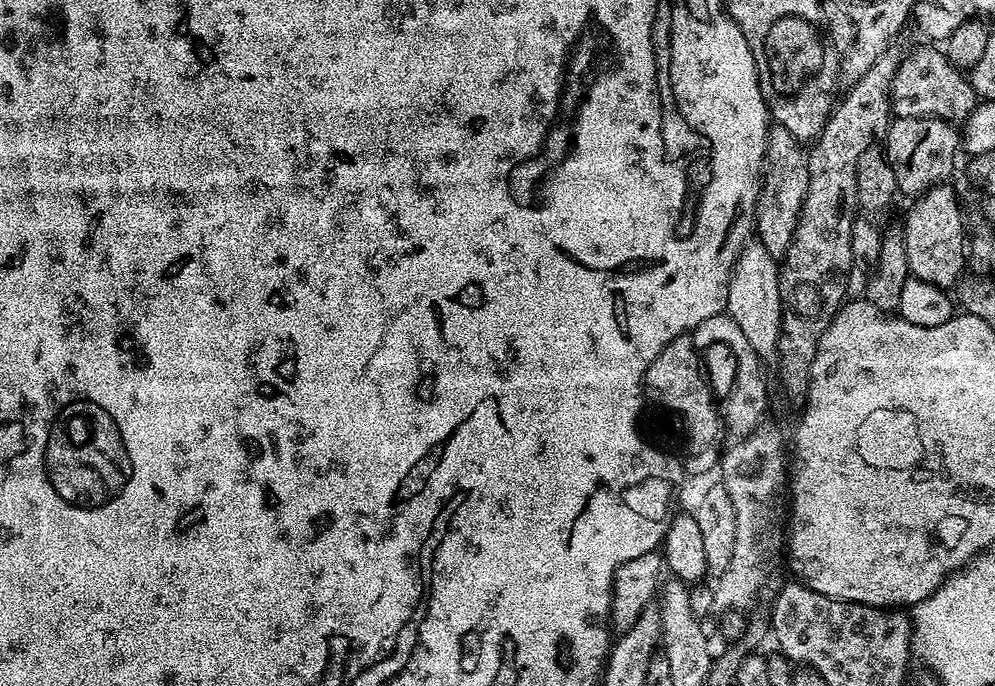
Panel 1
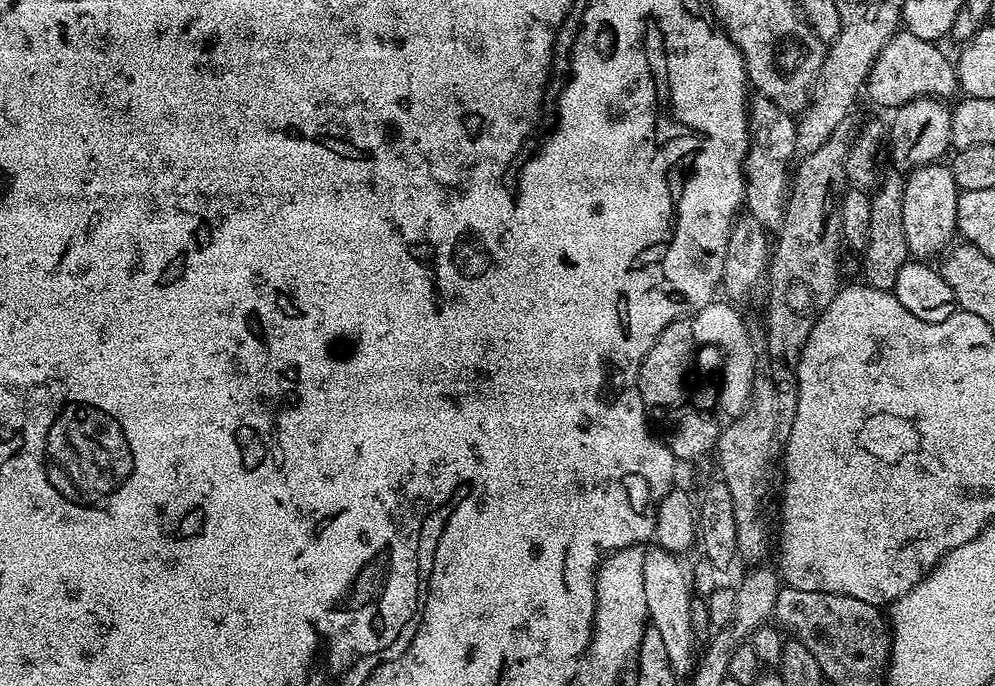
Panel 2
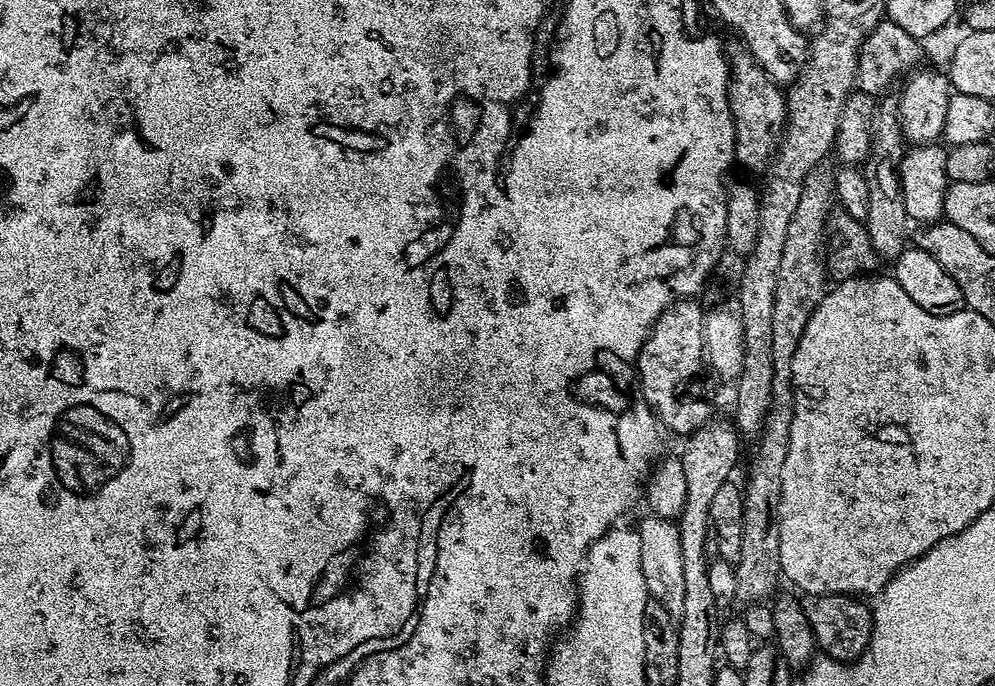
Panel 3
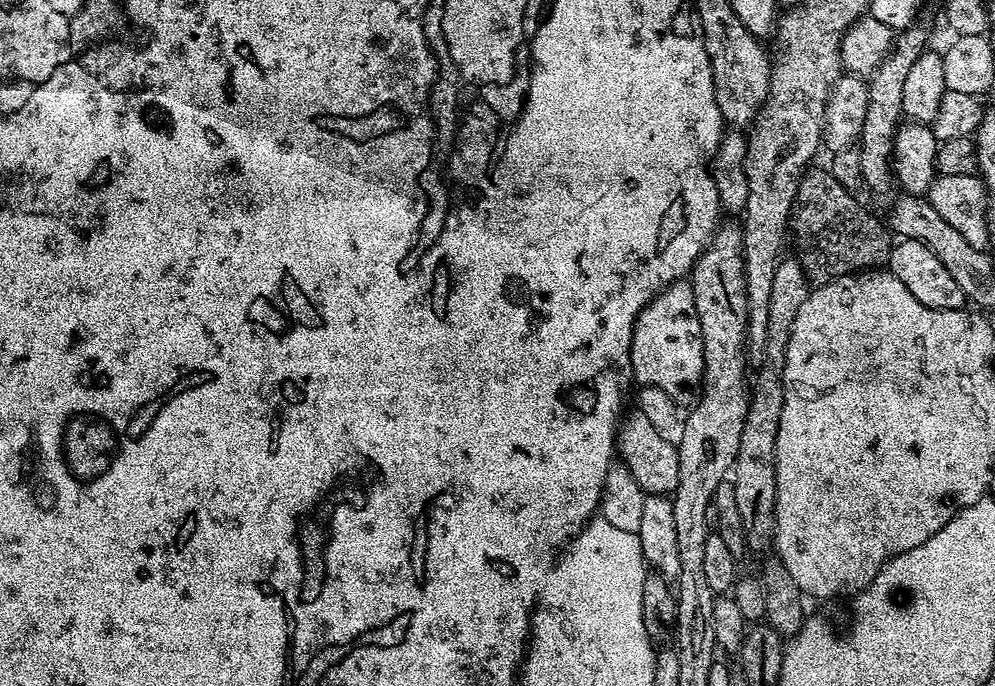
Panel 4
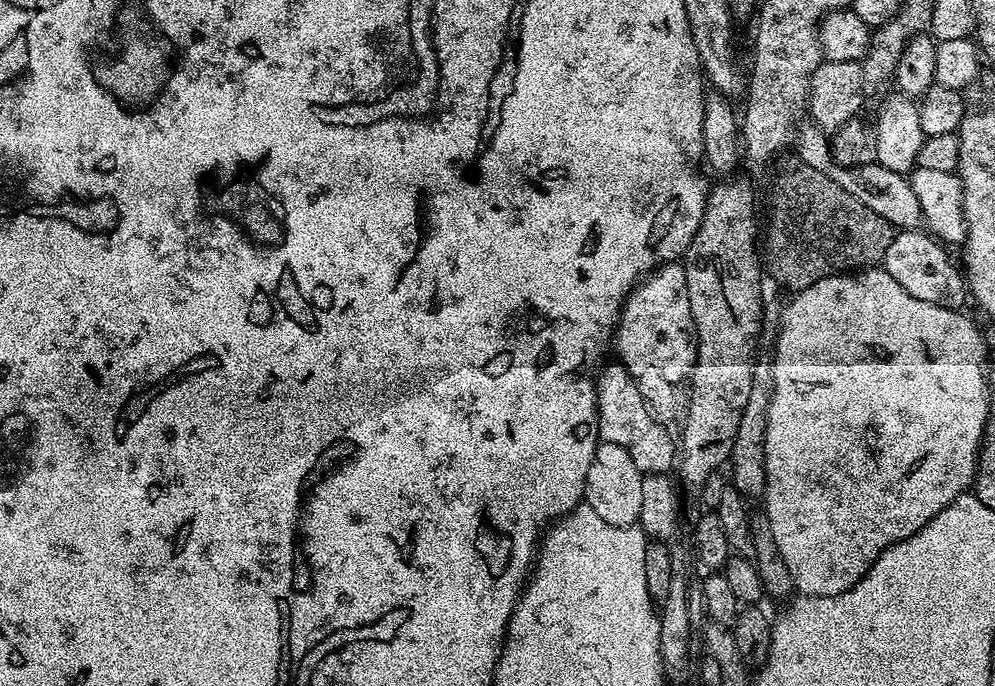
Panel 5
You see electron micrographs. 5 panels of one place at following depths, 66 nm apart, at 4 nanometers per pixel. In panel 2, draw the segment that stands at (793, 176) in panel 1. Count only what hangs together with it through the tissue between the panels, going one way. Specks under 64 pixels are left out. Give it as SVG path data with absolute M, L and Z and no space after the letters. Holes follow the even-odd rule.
M756 94L750 100L748 126L748 153L744 159L746 210L754 214L764 228L779 230L784 225L784 211L790 195L790 169L798 156L796 120L793 113L782 111L774 102L770 102L770 98Z

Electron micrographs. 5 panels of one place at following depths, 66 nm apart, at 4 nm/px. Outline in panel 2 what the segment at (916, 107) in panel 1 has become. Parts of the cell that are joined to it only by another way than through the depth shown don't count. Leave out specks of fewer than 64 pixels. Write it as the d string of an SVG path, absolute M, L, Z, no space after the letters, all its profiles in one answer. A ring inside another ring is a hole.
M897 31L888 39L886 46L882 46L874 62L868 76L866 96L880 108L895 110L923 96L949 98L957 95L956 65L951 59L948 61L947 54L940 47L939 43L918 38L913 32Z

